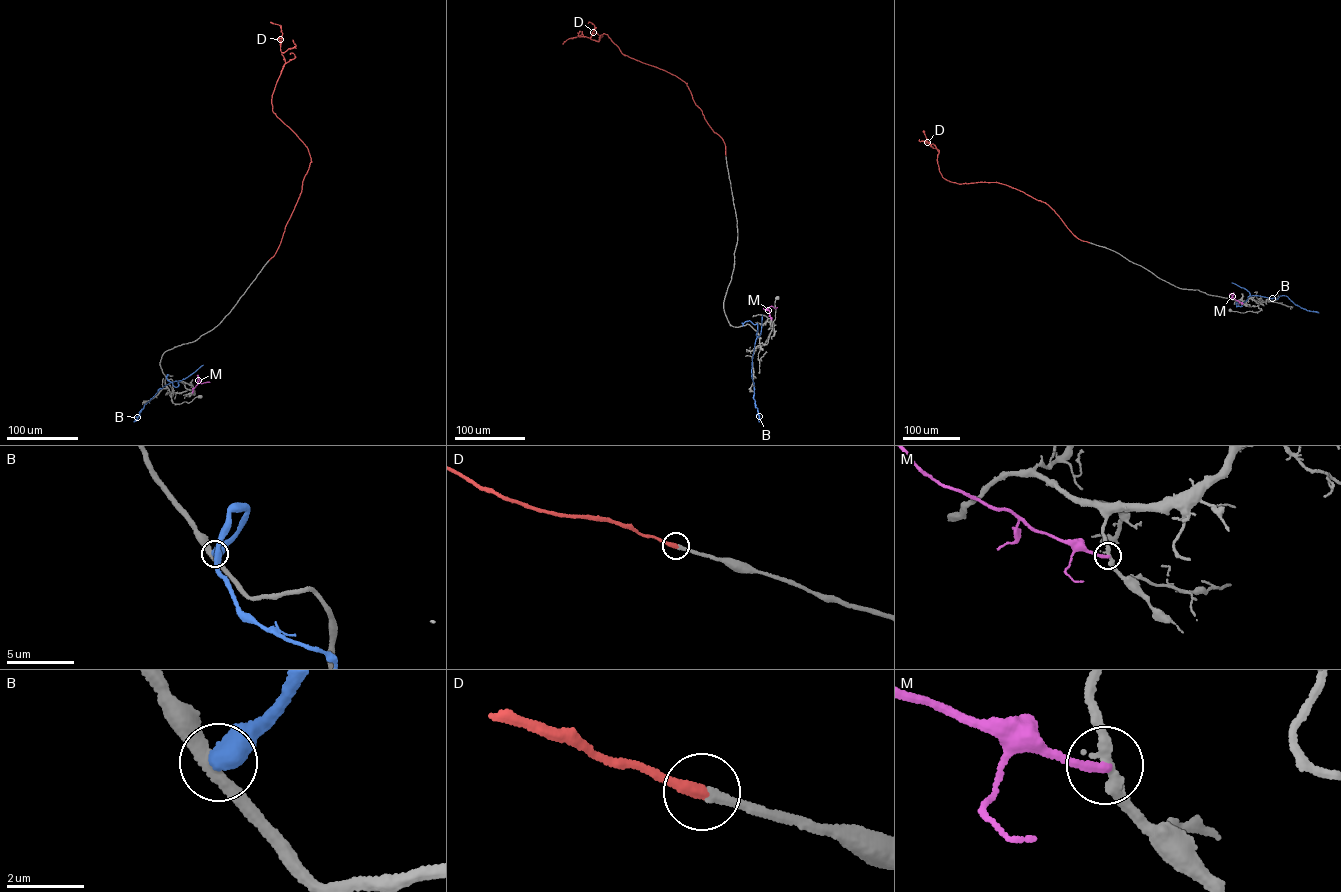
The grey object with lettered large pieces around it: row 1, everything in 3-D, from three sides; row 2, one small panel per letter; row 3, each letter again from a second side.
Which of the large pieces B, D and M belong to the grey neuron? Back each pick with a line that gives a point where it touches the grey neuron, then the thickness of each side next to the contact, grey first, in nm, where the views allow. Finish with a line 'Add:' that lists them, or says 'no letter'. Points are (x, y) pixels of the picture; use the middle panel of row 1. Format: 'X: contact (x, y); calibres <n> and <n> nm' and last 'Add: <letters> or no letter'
D: contact (725, 155); calibres 260 and 320 nm
Add: D

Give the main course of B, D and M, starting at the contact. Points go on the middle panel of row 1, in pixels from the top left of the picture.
B: (743, 325), (742, 322), (749, 320), (757, 326), (751, 371), (759, 422)
D: (725, 155), (723, 139), (678, 77), (623, 54), (604, 33), (598, 41), (580, 36), (562, 44)
M: (771, 320), (766, 309), (777, 307)

